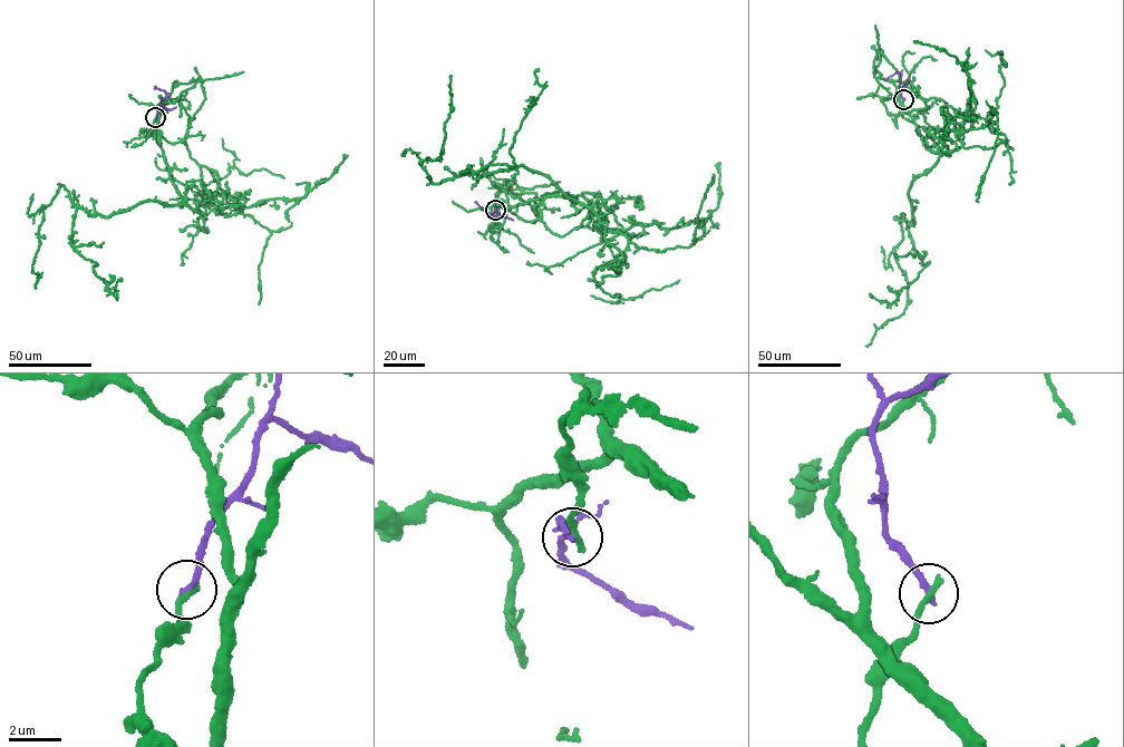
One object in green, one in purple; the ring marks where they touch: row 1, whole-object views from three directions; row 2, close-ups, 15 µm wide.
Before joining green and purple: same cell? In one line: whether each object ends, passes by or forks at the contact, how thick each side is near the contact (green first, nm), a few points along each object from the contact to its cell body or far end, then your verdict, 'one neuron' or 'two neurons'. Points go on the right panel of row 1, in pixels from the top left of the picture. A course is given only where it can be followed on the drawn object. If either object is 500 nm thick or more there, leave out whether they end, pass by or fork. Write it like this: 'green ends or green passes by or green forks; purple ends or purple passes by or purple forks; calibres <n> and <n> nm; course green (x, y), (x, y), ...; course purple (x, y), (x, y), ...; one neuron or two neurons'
green ends; purple ends; calibres 280 and 280 nm; course green (903, 99), (946, 103), (961, 144), (911, 183), (894, 249), (907, 306), (866, 346); course purple (903, 99), (901, 74), (884, 79); two neurons

